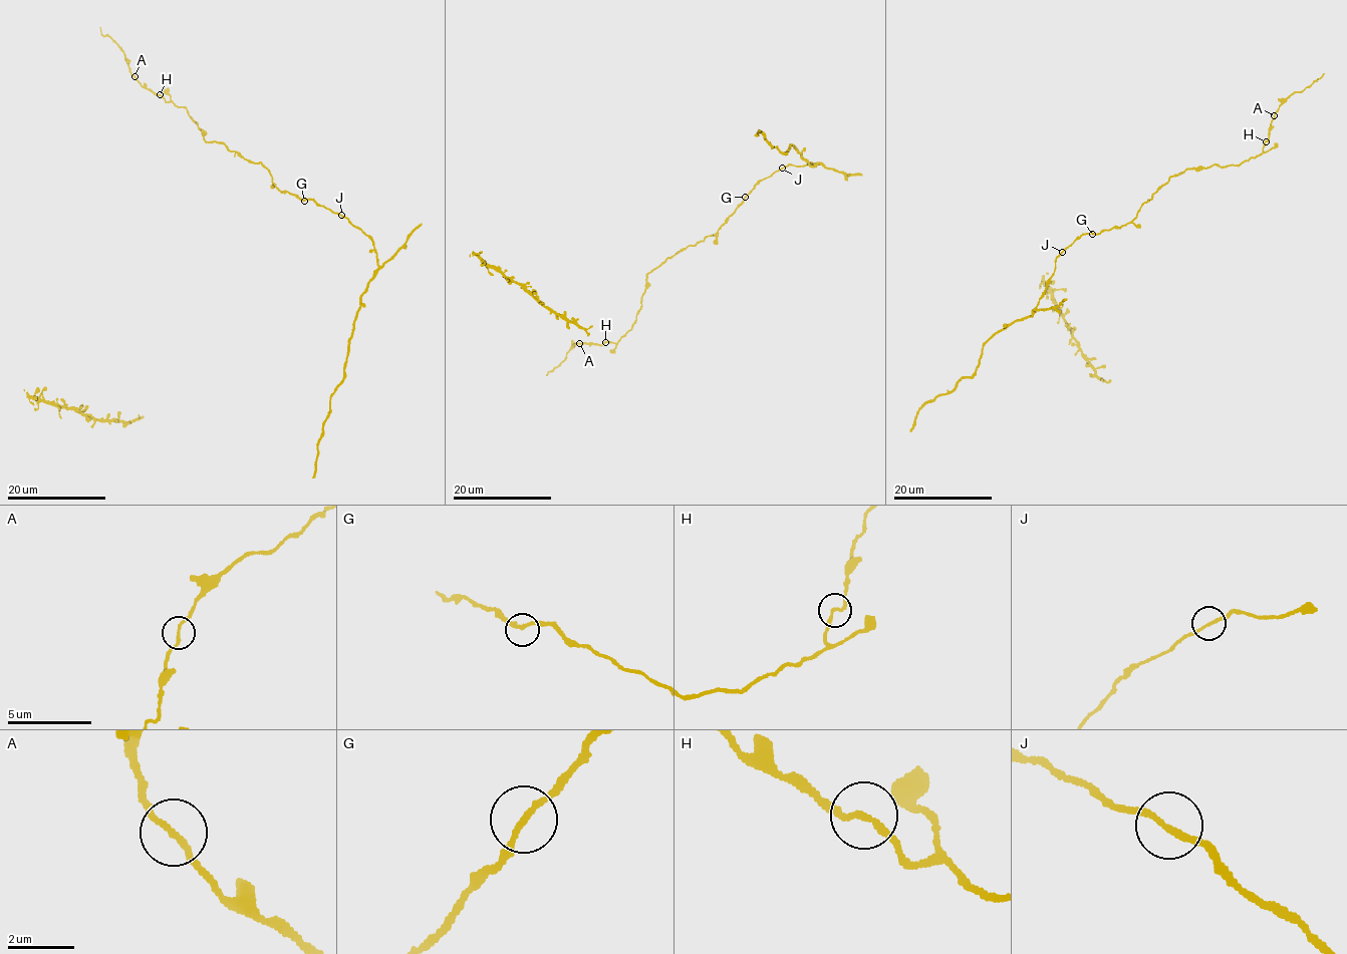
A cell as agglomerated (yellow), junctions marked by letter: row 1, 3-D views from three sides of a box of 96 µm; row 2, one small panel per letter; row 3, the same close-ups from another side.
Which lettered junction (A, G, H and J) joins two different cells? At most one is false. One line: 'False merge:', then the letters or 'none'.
False merge: none

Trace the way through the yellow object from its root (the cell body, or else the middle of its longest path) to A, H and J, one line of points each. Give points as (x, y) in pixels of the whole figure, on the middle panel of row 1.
A: (802, 155), (819, 165), (791, 164), (765, 178), (718, 233), (647, 275), (634, 323), (617, 342), (580, 344)
H: (802, 155), (819, 165), (791, 164), (765, 178), (718, 233), (647, 275), (632, 328), (617, 342), (605, 342)
J: (802, 155), (802, 160), (808, 164), (819, 165), (791, 164), (782, 168)

